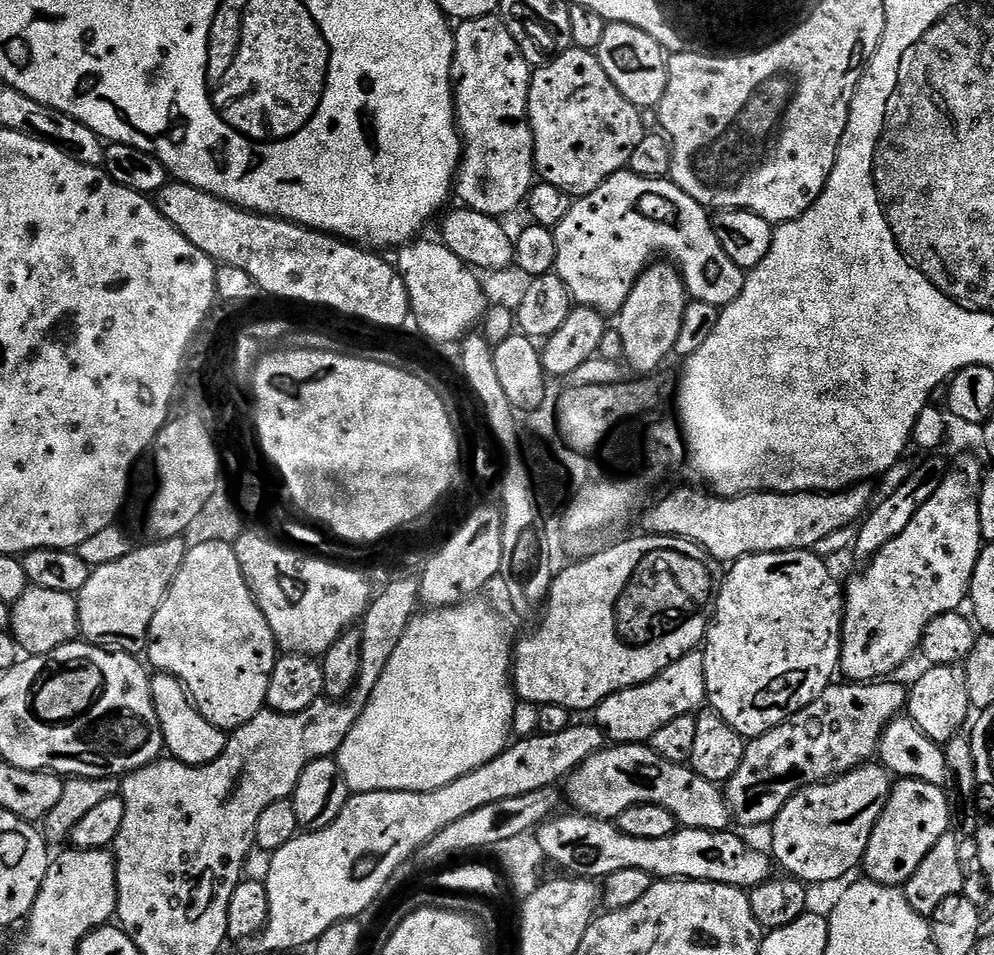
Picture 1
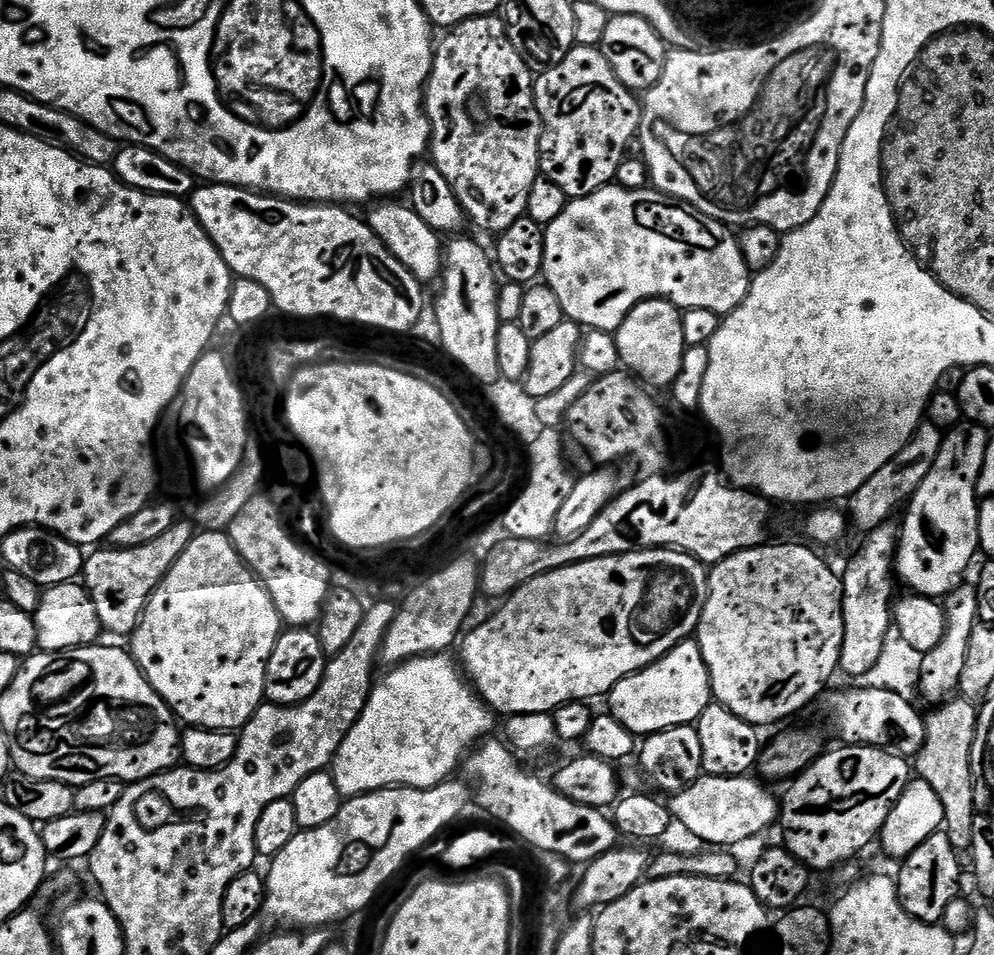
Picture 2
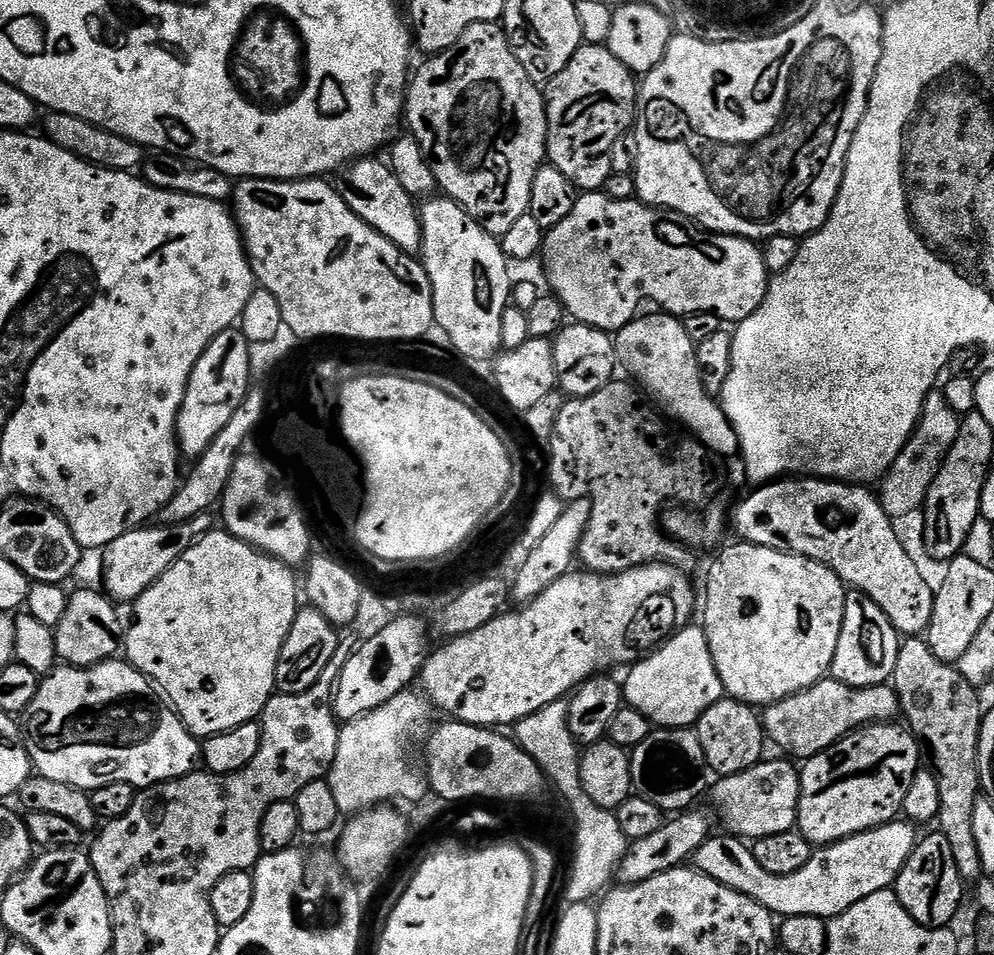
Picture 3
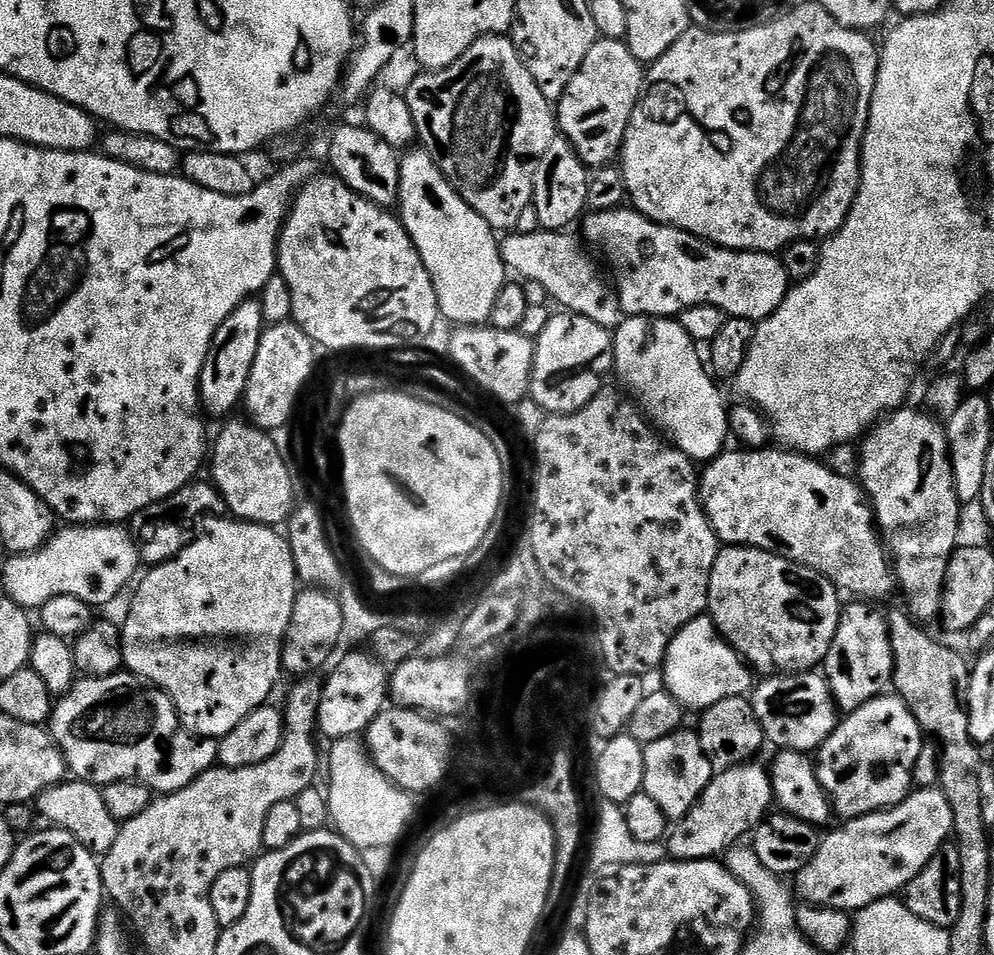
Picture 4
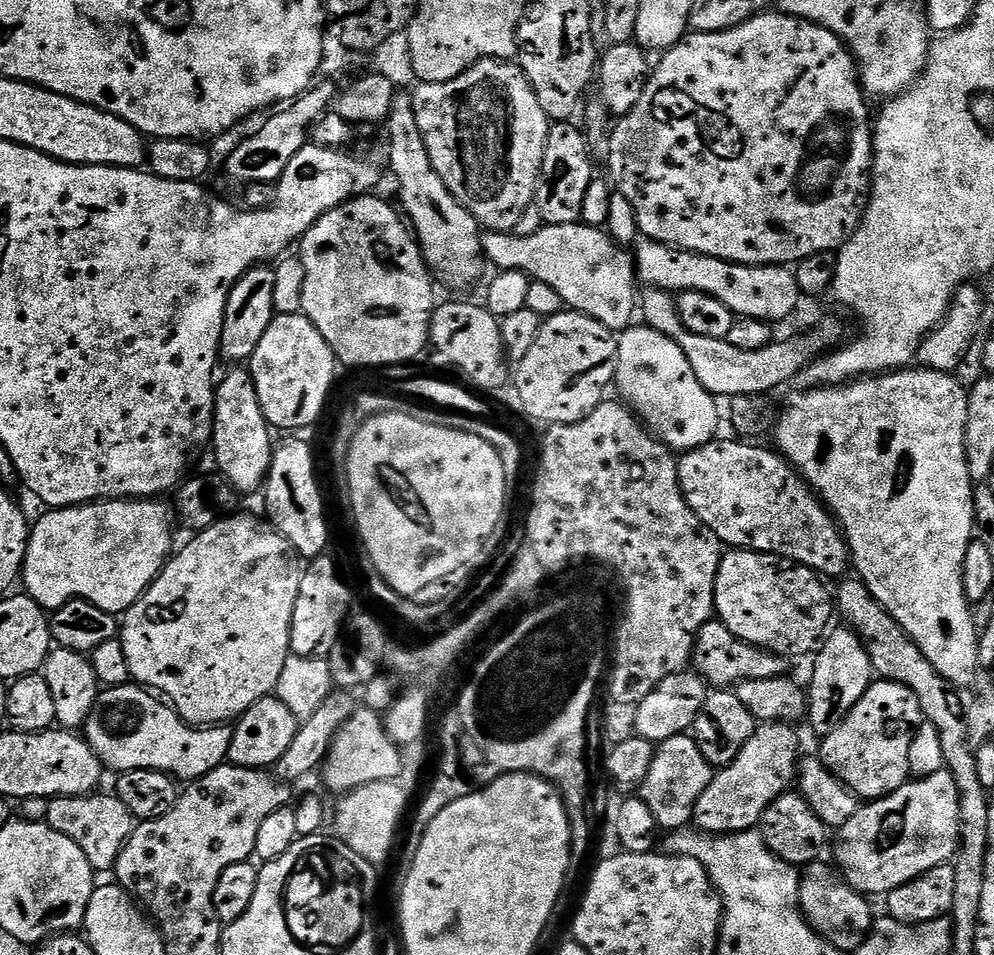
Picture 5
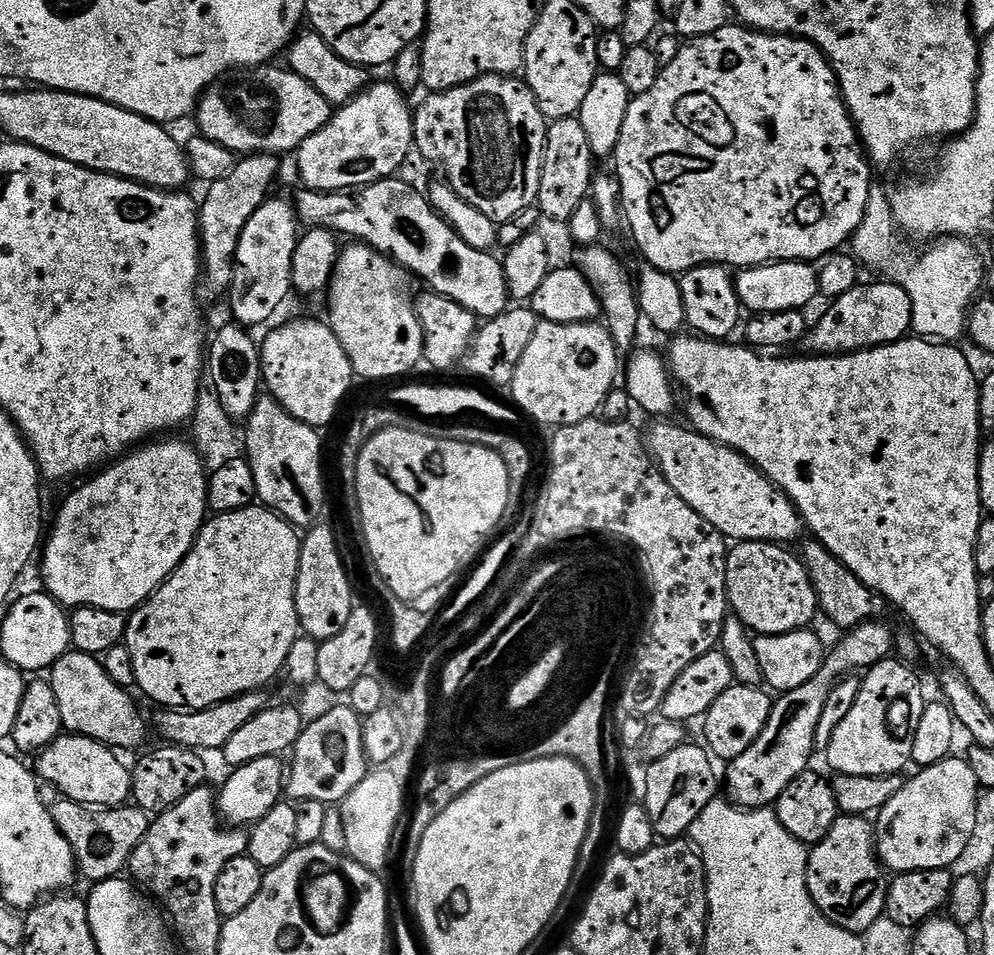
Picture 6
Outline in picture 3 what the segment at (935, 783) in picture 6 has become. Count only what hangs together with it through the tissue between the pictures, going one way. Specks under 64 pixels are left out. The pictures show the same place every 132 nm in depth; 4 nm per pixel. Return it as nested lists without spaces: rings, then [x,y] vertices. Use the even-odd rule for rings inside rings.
[[[897,818],[890,824],[883,824],[881,828],[859,832],[850,838],[839,840],[837,844],[823,845],[819,850],[813,851],[810,862],[806,862],[802,870],[794,870],[794,874],[770,874],[770,870],[762,870],[758,858],[754,858],[751,847],[741,837],[713,834],[706,842],[702,842],[702,846],[698,846],[698,850],[692,855],[691,863],[696,871],[714,878],[714,882],[722,882],[722,886],[730,886],[730,890],[738,890],[738,894],[746,894],[777,918],[810,914],[814,918],[829,921],[850,910],[854,902],[862,902],[862,898],[870,898],[870,894],[878,894],[895,885],[902,866],[906,866],[910,854],[916,849],[916,831],[918,828],[915,823]]]

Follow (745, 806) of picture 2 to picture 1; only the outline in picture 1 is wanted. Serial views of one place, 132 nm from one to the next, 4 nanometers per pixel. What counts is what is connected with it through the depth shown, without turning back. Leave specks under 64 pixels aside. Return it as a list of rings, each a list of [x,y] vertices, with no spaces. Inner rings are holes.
[[[647,743],[643,744],[612,744],[611,746],[605,746],[600,751],[595,752],[590,758],[586,758],[586,762],[581,764],[580,767],[575,768],[572,775],[567,777],[566,785],[568,784],[568,792],[566,788],[566,800],[573,804],[577,813],[586,816],[596,816],[600,820],[615,821],[617,816],[621,816],[626,810],[630,810],[634,806],[639,804],[653,804],[654,806],[662,806],[666,810],[670,810],[670,814],[676,819],[677,825],[680,828],[697,828],[698,830],[710,830],[711,832],[723,832],[729,827],[730,824],[730,813],[728,811],[728,804],[724,801],[723,791],[717,785],[711,784],[706,778],[701,776],[694,771],[690,766],[682,764],[675,764],[670,762],[666,758],[662,758],[651,748]]]

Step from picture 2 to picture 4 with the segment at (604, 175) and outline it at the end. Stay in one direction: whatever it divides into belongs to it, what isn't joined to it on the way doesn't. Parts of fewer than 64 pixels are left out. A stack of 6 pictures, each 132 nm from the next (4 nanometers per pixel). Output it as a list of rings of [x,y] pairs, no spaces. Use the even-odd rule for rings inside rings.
[[[597,39],[594,46],[590,46],[590,54],[586,54],[586,62],[570,78],[570,86],[562,94],[555,109],[558,121],[559,135],[565,136],[574,146],[576,153],[580,155],[580,161],[587,164],[589,169],[599,170],[611,165],[612,160],[617,159],[624,143],[624,135],[628,129],[628,123],[632,117],[634,106],[640,101],[640,94],[644,91],[646,83],[646,68],[638,58],[629,50],[624,40]]]

